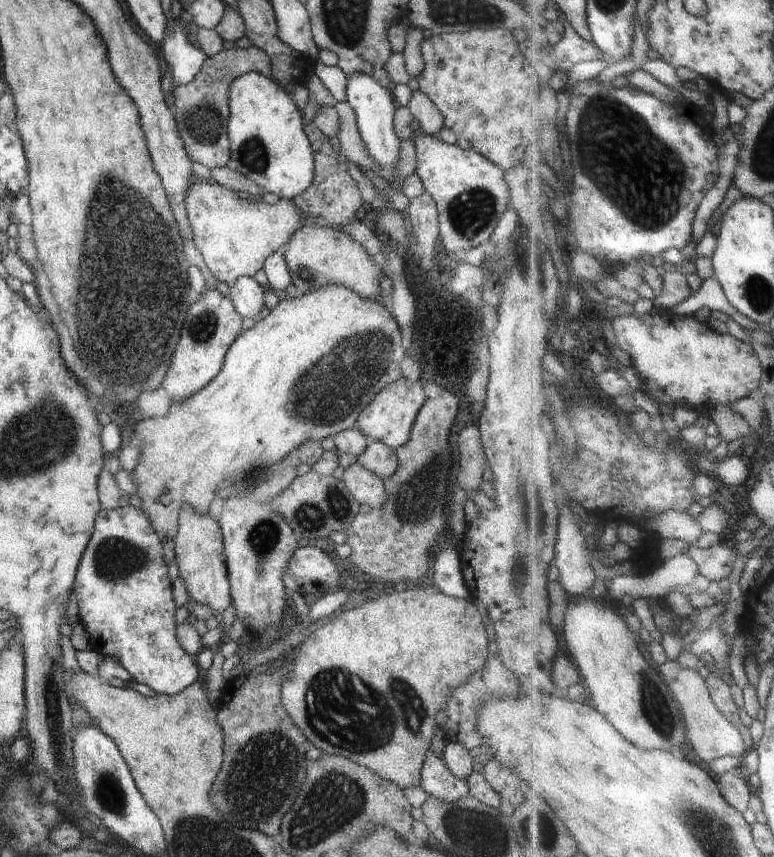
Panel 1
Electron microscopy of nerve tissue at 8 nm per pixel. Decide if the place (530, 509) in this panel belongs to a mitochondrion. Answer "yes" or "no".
yes

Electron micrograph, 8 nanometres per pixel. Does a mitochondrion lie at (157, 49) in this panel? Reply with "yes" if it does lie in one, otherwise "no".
no

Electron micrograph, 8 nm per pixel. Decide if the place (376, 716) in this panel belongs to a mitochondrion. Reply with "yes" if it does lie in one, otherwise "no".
yes

